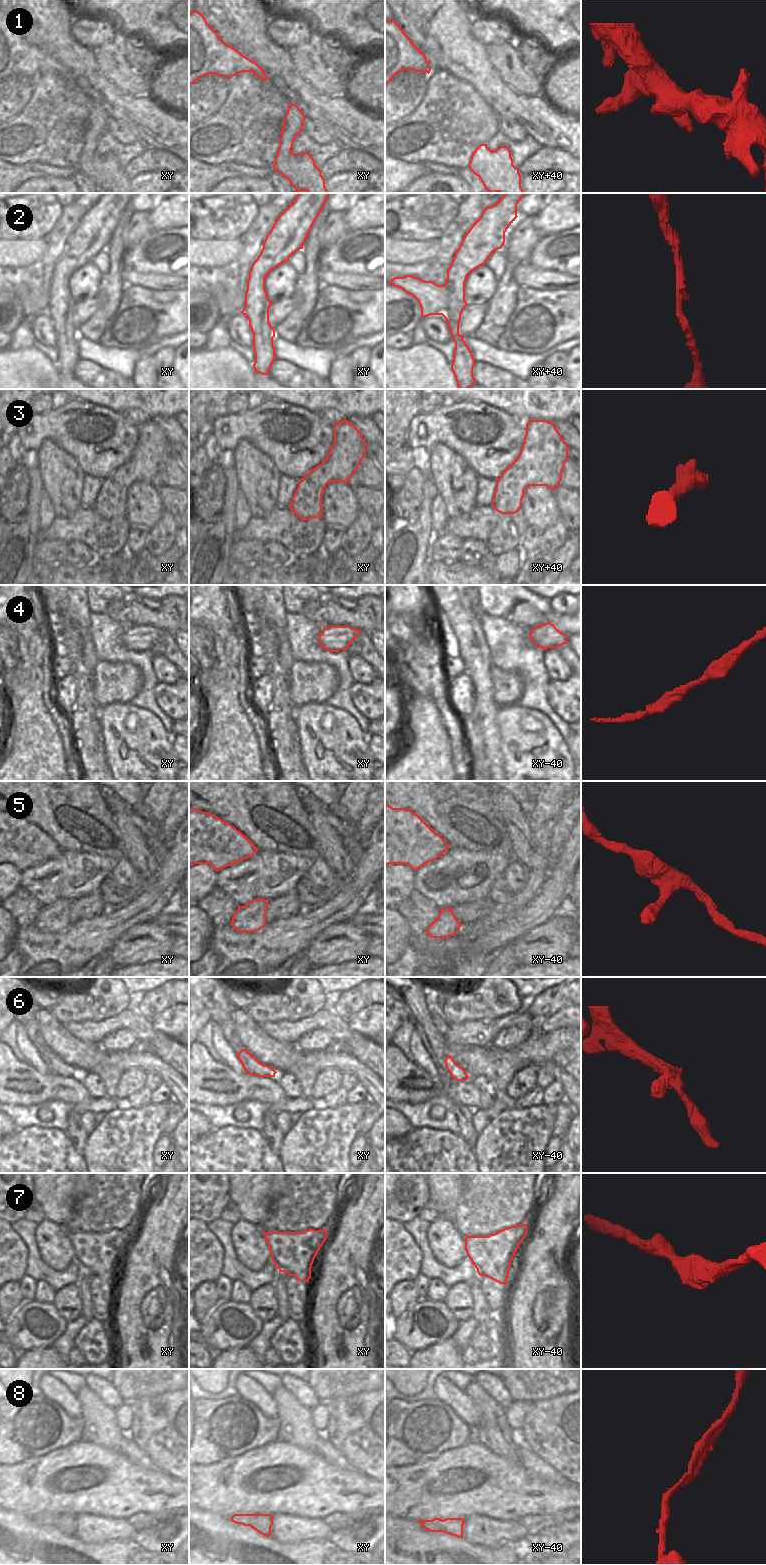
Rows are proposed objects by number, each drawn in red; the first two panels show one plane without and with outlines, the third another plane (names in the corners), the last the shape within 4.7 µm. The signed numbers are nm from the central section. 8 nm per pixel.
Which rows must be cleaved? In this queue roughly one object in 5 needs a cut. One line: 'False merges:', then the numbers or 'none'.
False merges: none

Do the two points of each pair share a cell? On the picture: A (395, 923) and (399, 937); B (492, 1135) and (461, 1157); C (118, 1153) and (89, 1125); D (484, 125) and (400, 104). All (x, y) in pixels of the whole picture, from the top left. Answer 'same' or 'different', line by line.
A: same
B: different
C: different
D: different

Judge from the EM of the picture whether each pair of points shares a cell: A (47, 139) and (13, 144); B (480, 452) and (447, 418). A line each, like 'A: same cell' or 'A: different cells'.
A: same cell
B: same cell

